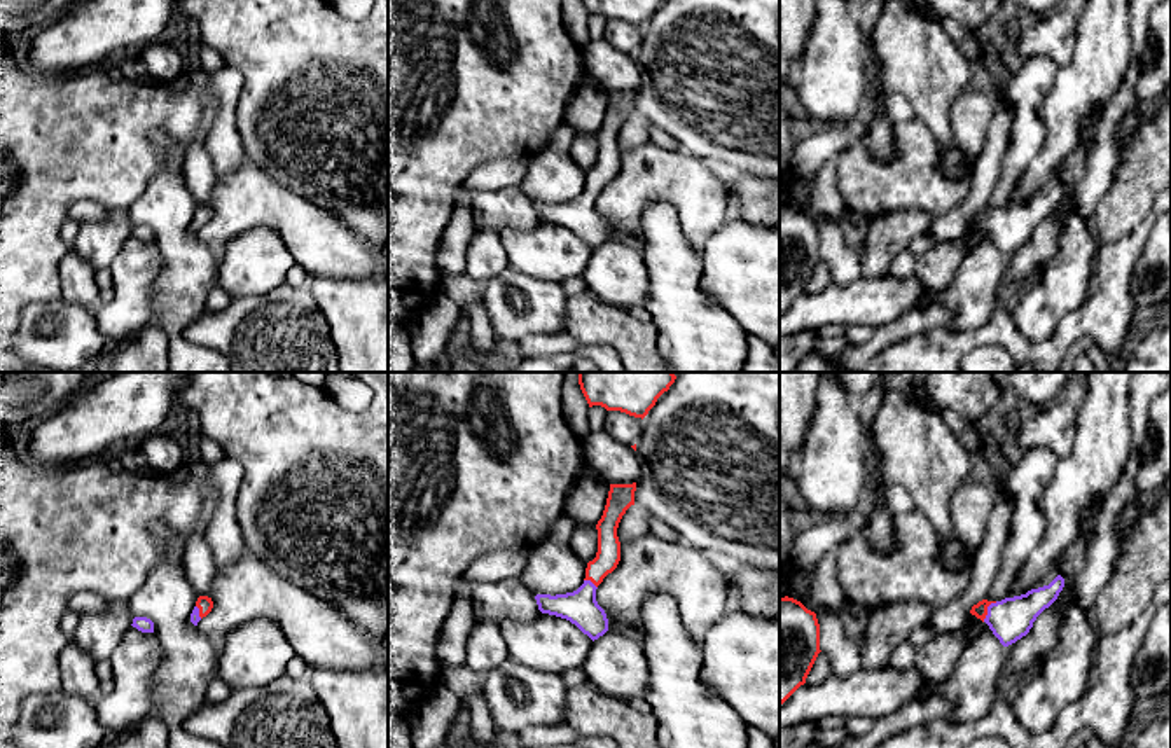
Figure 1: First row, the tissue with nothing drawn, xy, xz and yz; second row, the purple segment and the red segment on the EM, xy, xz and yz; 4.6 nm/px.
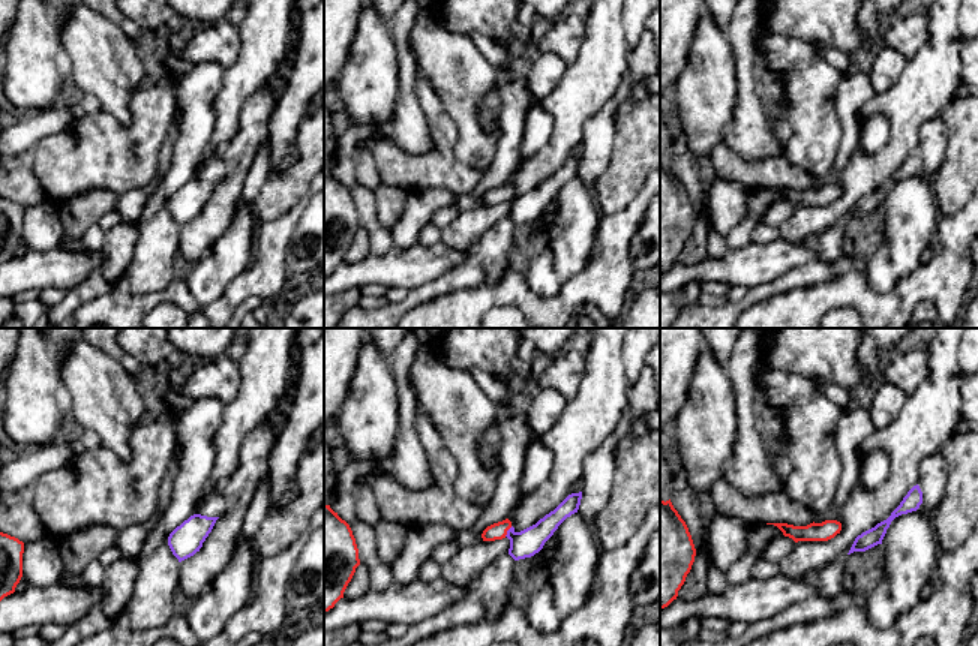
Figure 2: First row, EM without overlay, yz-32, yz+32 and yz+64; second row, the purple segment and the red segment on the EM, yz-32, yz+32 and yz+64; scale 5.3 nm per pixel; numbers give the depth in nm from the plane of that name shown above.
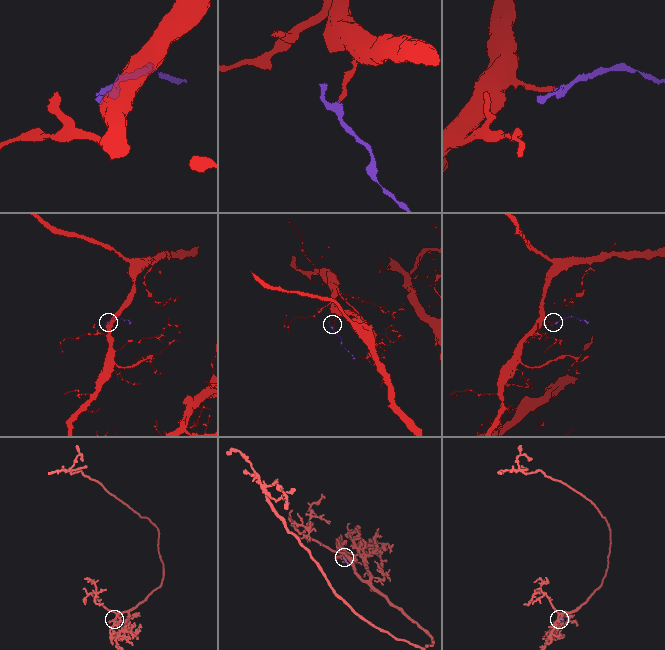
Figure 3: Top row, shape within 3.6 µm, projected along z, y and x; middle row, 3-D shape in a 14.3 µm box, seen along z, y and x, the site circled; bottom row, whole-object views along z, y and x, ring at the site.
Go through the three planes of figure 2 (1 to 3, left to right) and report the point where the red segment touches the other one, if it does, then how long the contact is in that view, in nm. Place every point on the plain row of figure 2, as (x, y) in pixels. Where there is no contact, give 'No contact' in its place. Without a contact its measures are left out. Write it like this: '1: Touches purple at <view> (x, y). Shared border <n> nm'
1: No contact
2: Touches purple at yz+32 (507, 195). Shared border 70 nm
3: No contact

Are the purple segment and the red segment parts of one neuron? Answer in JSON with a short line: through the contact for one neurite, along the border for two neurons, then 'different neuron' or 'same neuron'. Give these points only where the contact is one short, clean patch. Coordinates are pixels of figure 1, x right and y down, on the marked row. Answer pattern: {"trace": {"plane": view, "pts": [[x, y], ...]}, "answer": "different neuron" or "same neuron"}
{"trace": {"plane": "yz", "pts": [[1011, 619], [988, 610], [979, 610]]}, "answer": "same neuron"}

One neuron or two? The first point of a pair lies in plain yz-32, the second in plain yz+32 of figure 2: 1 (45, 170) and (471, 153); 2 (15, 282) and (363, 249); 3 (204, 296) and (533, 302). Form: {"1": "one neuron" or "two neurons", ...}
{"1": "two neurons", "2": "two neurons", "3": "two neurons"}

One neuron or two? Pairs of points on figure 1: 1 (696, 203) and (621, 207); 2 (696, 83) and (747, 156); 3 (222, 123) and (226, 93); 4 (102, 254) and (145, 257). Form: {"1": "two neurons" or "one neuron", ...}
{"1": "one neuron", "2": "one neuron", "3": "one neuron", "4": "two neurons"}

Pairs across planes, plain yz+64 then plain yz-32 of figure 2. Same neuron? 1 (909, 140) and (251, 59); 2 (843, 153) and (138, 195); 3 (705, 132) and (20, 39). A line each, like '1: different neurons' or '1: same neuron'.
1: same neuron
2: same neuron
3: same neuron

